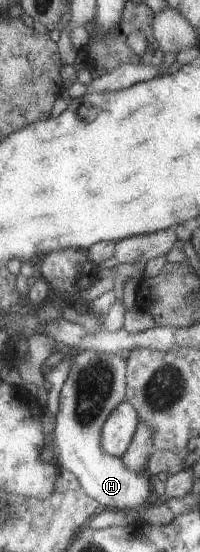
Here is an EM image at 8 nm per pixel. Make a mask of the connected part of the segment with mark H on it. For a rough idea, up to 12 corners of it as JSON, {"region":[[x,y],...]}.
{"region":[[74,352],[55,463],[101,509],[147,504],[152,478],[99,445],[126,397],[119,352]]}

